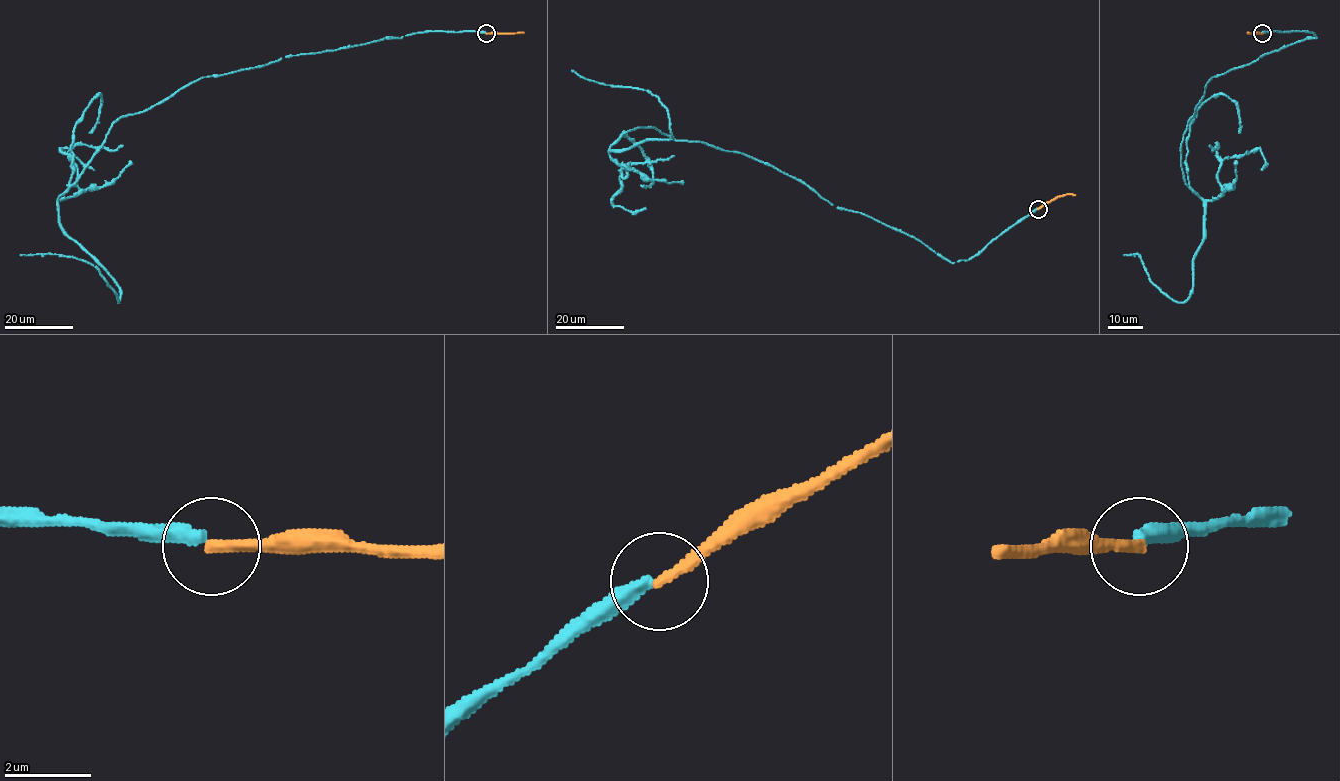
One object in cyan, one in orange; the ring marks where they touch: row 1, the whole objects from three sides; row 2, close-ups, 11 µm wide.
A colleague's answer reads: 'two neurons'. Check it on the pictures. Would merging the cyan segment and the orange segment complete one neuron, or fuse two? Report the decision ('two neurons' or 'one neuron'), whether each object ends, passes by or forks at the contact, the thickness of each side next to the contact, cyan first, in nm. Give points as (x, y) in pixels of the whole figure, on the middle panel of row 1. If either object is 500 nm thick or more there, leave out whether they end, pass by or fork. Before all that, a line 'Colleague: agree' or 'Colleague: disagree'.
Colleague: agree
two neurons; cyan ends; orange ends; calibres 360 and 240 nm

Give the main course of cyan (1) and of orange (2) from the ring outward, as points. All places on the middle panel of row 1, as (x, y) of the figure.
1: (1037, 209), (950, 262), (741, 153), (653, 127), (609, 150), (669, 139), (667, 109), (572, 70)
2: (1038, 209), (1059, 196), (1075, 195)

